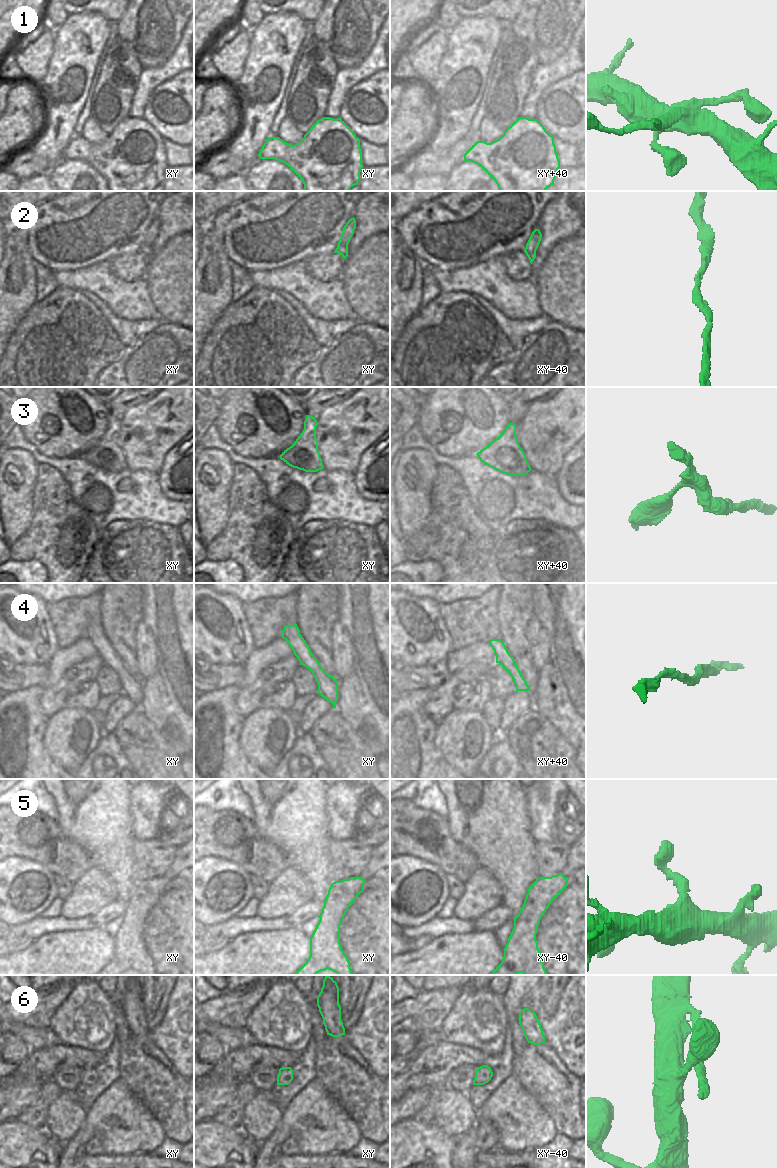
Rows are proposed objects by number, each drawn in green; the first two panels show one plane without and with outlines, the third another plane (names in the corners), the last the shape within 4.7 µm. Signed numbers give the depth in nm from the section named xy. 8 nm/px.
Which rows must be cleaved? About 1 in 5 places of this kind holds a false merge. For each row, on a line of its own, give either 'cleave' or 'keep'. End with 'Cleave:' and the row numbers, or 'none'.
1: keep
2: keep
3: keep
4: keep
5: keep
6: keep
Cleave: none

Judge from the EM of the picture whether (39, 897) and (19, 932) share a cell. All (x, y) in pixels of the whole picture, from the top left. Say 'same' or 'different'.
different

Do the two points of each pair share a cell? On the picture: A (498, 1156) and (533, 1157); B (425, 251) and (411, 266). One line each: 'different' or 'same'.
A: same
B: different

